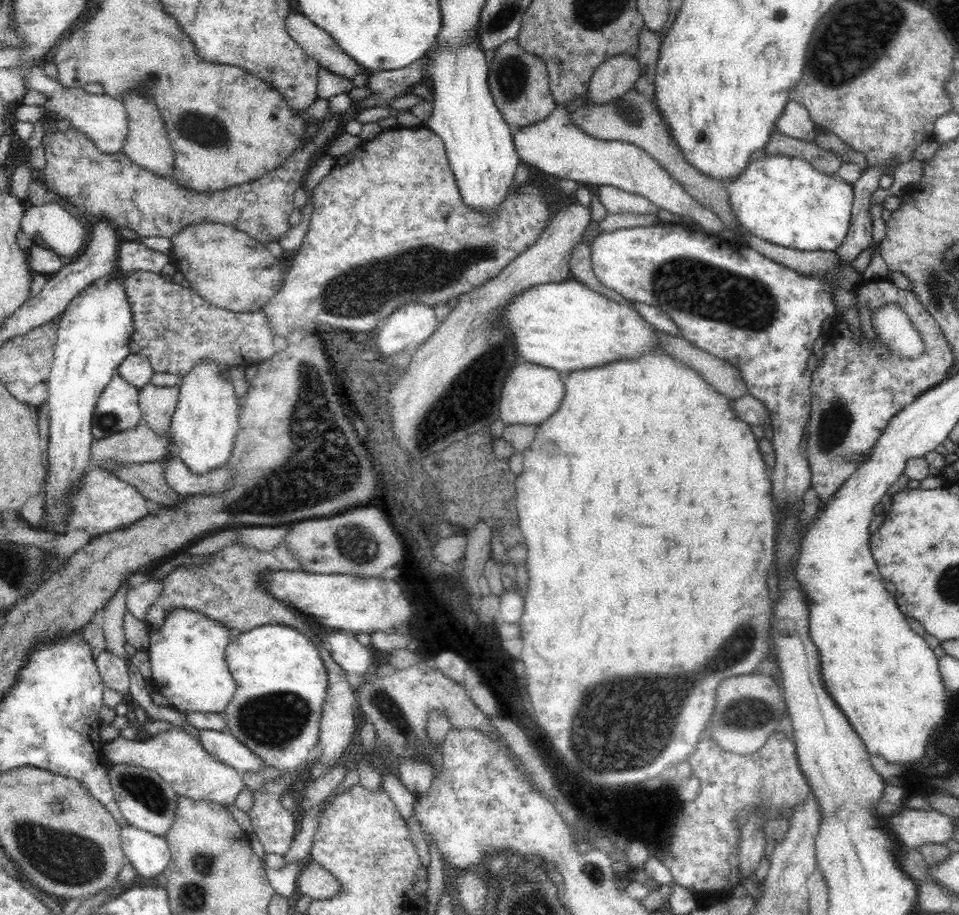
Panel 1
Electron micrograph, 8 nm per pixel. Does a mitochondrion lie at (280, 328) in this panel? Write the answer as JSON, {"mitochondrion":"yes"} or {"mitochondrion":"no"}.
{"mitochondrion":"no"}

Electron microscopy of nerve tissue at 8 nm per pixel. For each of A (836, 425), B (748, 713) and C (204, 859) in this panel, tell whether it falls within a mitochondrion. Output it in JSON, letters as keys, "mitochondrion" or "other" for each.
{"A":"mitochondrion","B":"mitochondrion","C":"mitochondrion"}

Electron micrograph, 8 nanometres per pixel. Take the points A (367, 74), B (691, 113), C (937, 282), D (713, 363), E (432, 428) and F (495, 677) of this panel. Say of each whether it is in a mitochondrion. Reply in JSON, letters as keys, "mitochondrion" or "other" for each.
{"A":"other","B":"other","C":"mitochondrion","D":"other","E":"mitochondrion","F":"other"}

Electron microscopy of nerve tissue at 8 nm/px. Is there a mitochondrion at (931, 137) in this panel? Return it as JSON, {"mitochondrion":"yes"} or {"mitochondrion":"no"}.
{"mitochondrion":"no"}

